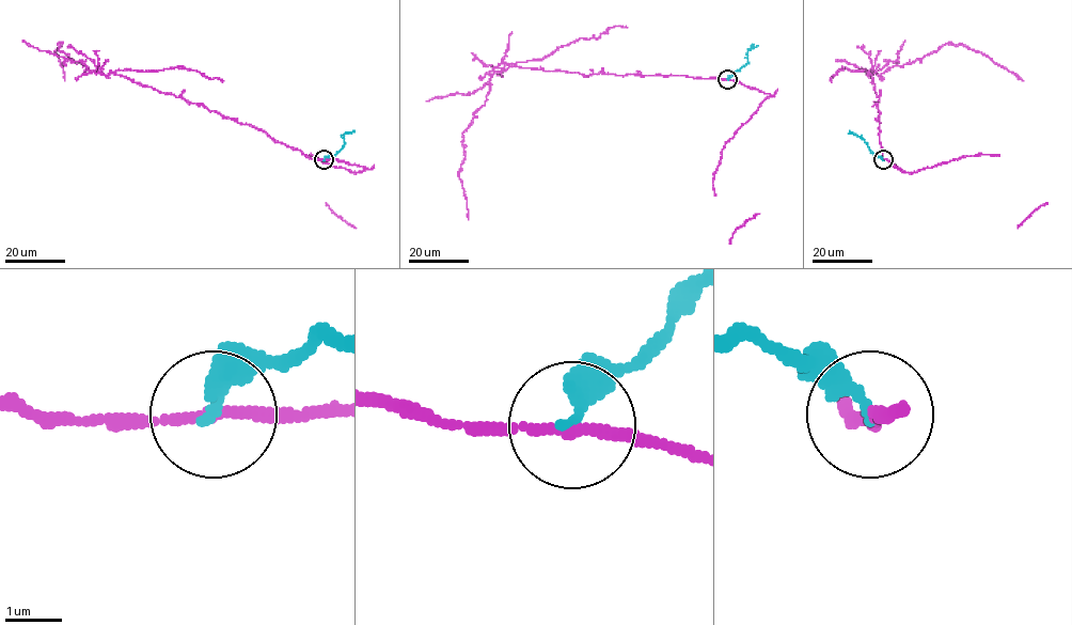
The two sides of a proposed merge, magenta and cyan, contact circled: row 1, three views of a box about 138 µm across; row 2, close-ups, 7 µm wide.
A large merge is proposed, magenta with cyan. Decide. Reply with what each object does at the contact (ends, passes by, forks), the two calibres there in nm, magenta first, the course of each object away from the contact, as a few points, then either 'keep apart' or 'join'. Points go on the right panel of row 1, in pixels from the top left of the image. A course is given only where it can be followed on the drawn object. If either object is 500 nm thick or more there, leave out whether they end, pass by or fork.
magenta passes by; cyan ends there; 200 nm thick on the magenta side, 280 nm on the other; magenta runs (883, 159), (879, 97), (866, 74), (881, 74), (946, 44), (962, 44), (1023, 81); cyan runs (883, 159), (849, 129); keep apart

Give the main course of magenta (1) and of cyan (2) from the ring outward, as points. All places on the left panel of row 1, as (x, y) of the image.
1: (324, 159), (123, 76), (87, 74), (58, 44), (65, 81)
2: (324, 159), (334, 155), (344, 143), (344, 135), (355, 129)

